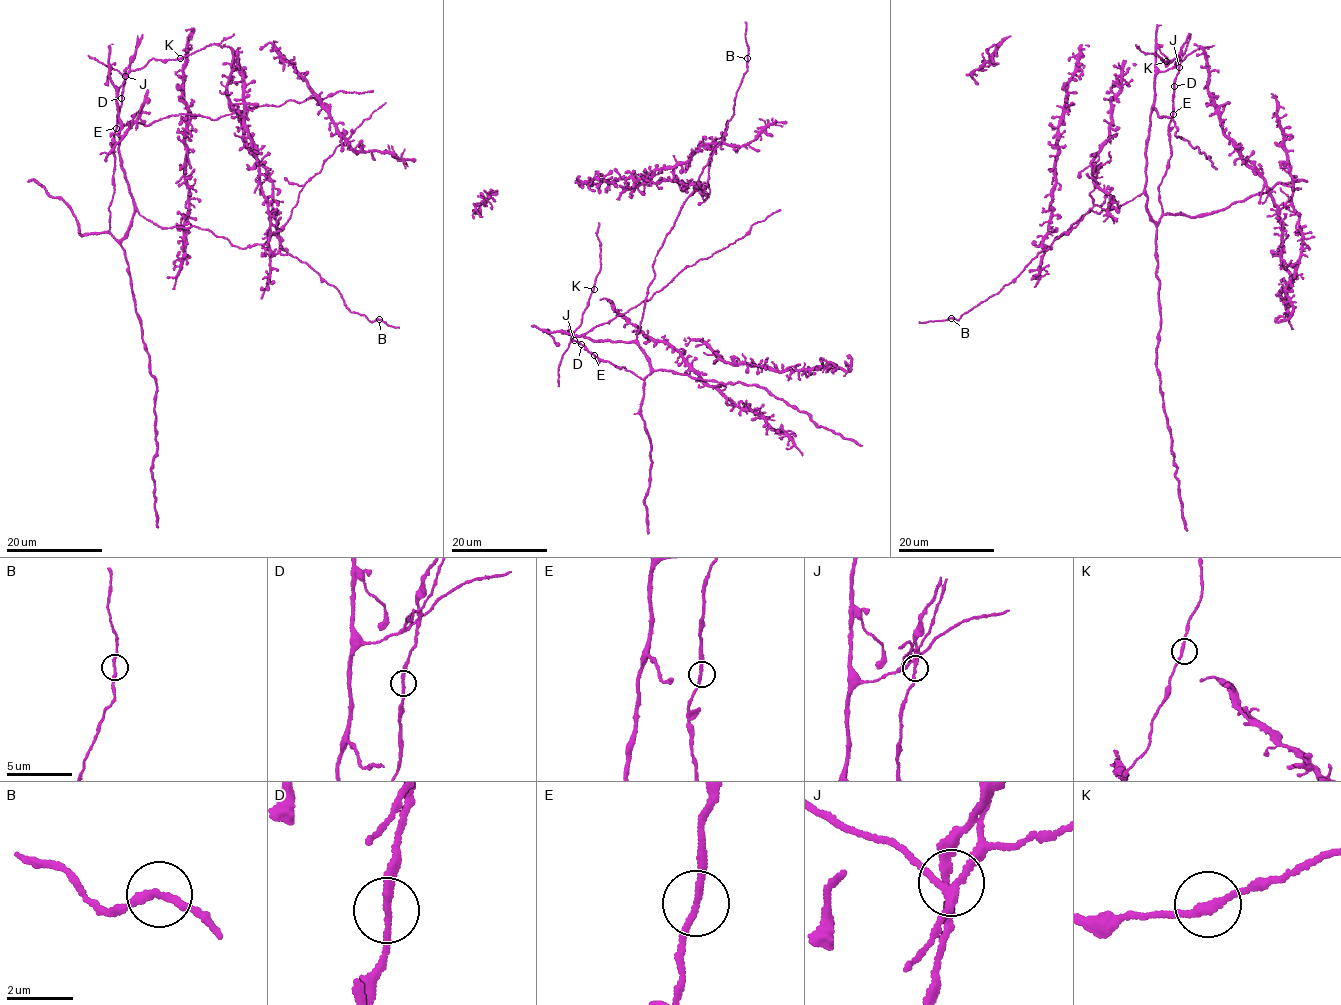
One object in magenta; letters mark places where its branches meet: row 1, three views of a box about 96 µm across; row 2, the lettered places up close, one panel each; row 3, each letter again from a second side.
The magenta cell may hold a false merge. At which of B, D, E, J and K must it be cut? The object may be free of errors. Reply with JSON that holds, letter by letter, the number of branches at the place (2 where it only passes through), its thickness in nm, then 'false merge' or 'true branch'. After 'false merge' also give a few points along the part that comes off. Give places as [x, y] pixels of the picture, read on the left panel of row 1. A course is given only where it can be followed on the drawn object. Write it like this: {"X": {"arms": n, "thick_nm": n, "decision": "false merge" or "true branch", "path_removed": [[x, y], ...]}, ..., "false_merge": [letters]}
{"B": {"arms": 2, "thick_nm": 220, "decision": "true branch"}, "D": {"arms": 2, "thick_nm": 220, "decision": "true branch"}, "E": {"arms": 2, "thick_nm": 200, "decision": "true branch"}, "J": {"arms": 2, "thick_nm": 200, "decision": "true branch"}, "K": {"arms": 2, "thick_nm": 240, "decision": "true branch"}, "false_merge": []}

